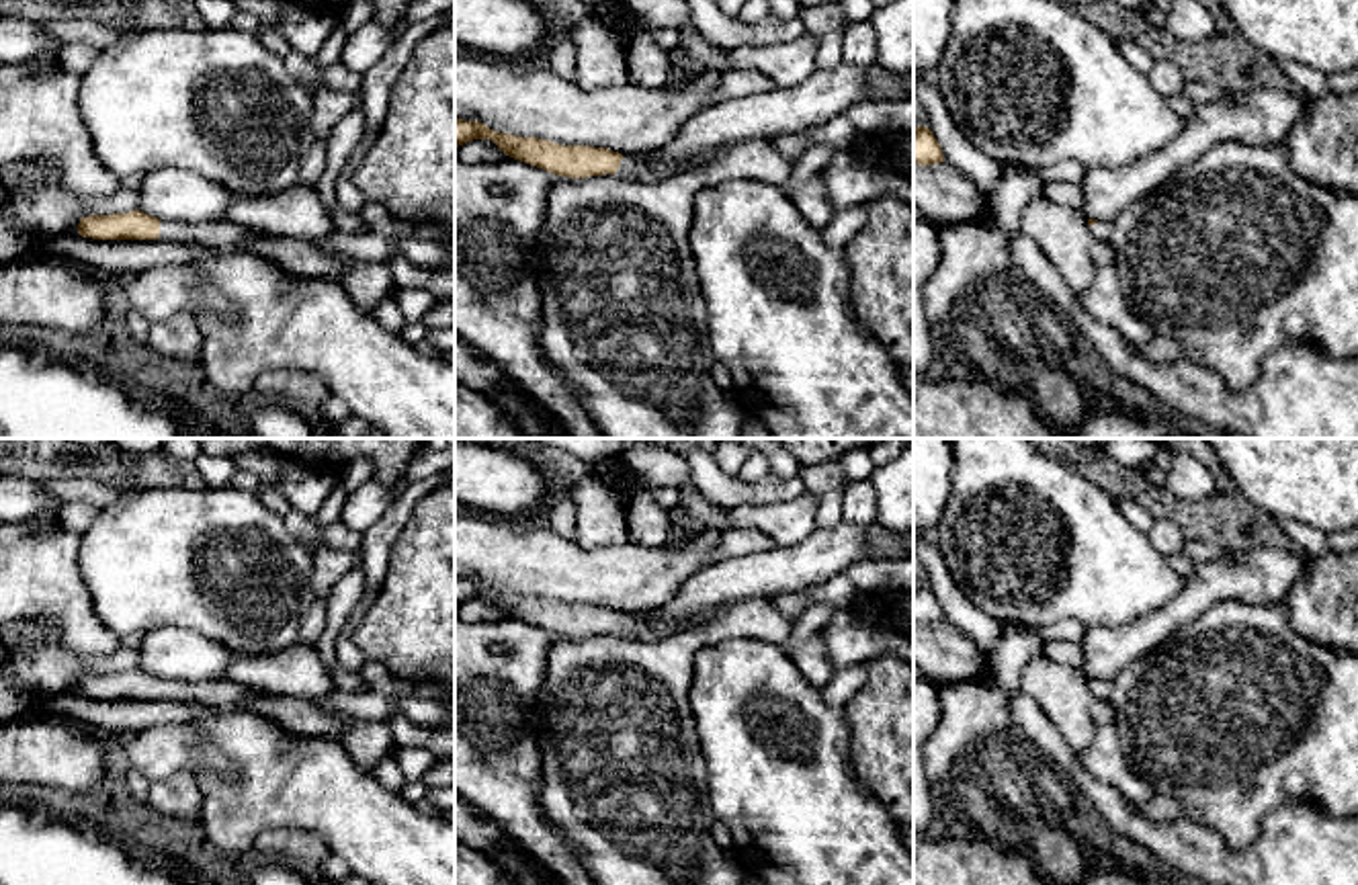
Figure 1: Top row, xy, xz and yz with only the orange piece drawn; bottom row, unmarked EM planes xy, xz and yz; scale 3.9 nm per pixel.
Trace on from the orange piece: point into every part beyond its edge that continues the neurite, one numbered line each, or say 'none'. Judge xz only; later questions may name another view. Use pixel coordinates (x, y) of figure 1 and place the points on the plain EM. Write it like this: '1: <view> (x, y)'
1: xz (631, 625)

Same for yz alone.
1: yz (1100, 689)

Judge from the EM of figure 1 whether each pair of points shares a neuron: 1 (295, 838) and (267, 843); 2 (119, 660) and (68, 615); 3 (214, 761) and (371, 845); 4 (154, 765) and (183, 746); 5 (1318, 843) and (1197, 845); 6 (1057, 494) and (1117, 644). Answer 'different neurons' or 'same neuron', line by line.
1: same neuron
2: different neurons
3: different neurons
4: same neuron
5: same neuron
6: different neurons

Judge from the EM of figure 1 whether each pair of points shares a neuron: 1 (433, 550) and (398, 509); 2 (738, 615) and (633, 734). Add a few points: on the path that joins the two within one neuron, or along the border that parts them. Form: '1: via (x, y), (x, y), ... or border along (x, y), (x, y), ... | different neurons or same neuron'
1: border along (433, 488), (416, 504), (392, 545), (388, 562) | different neurons
2: via (703, 636), (697, 636), (633, 699) | same neuron

